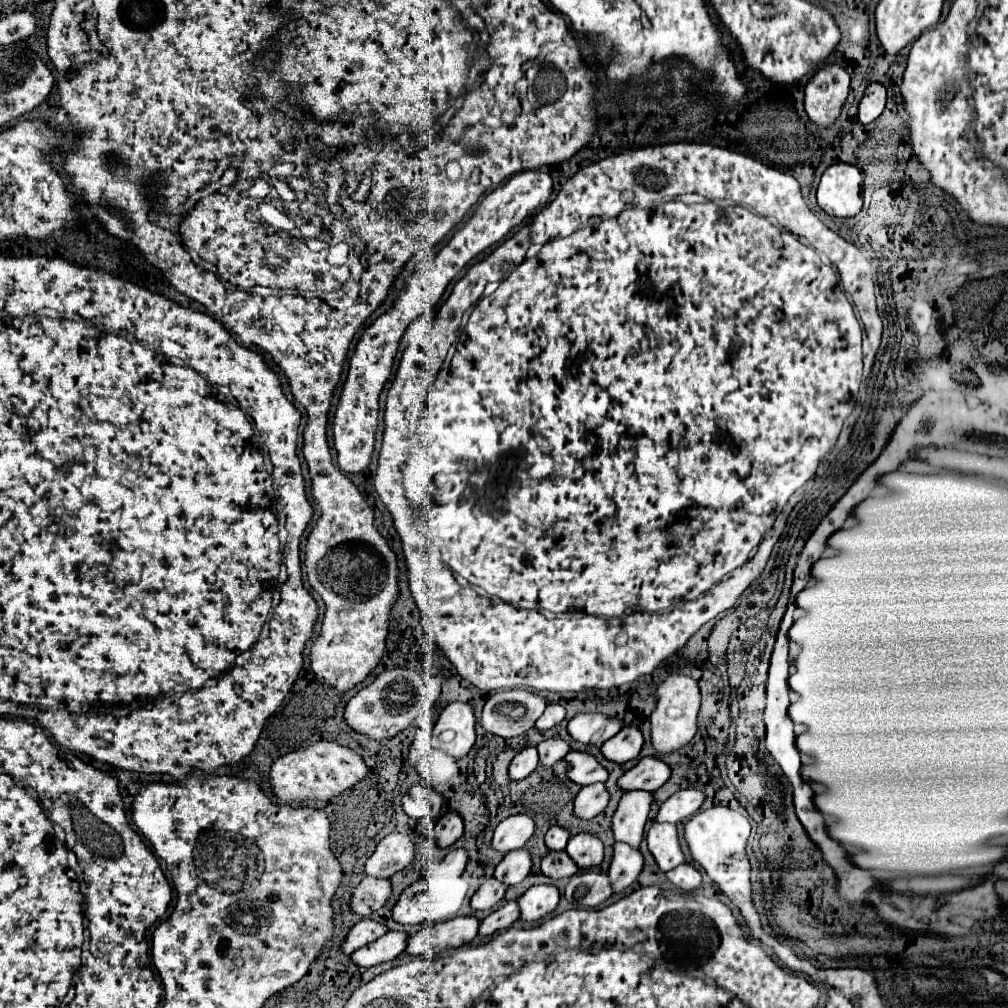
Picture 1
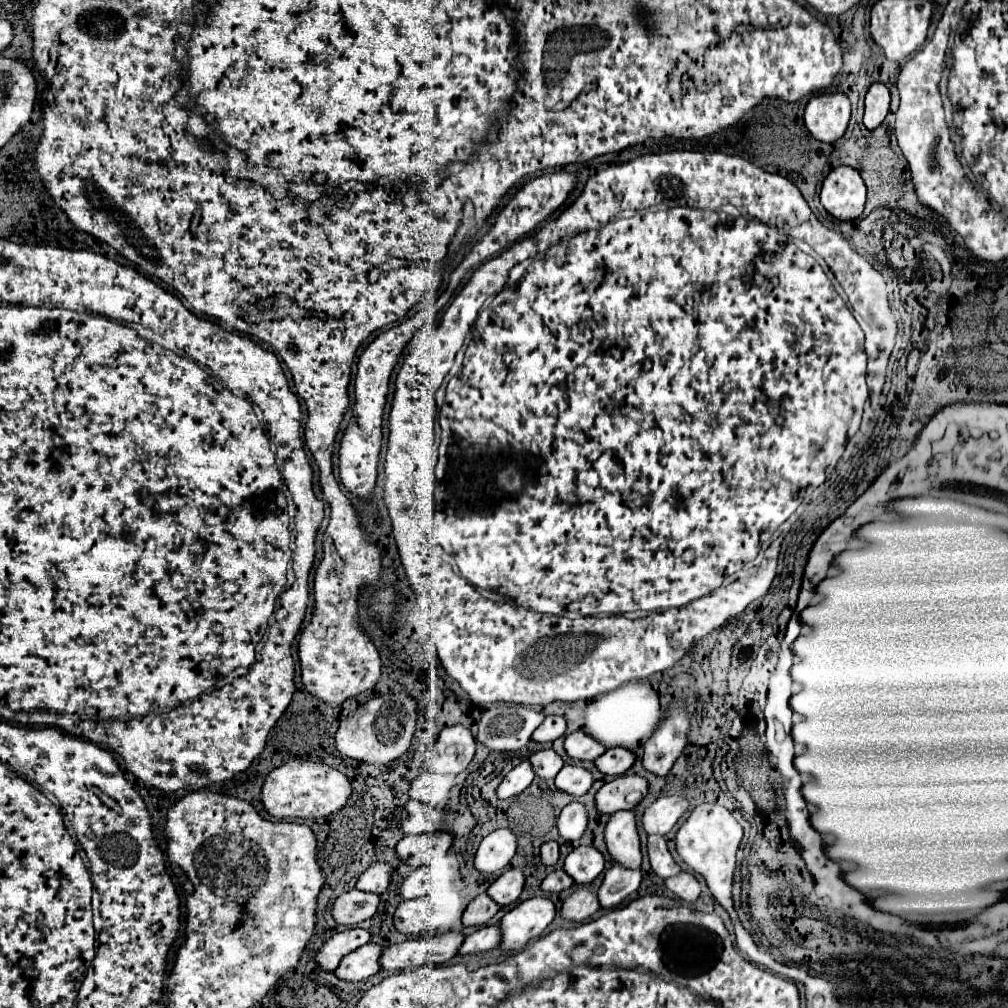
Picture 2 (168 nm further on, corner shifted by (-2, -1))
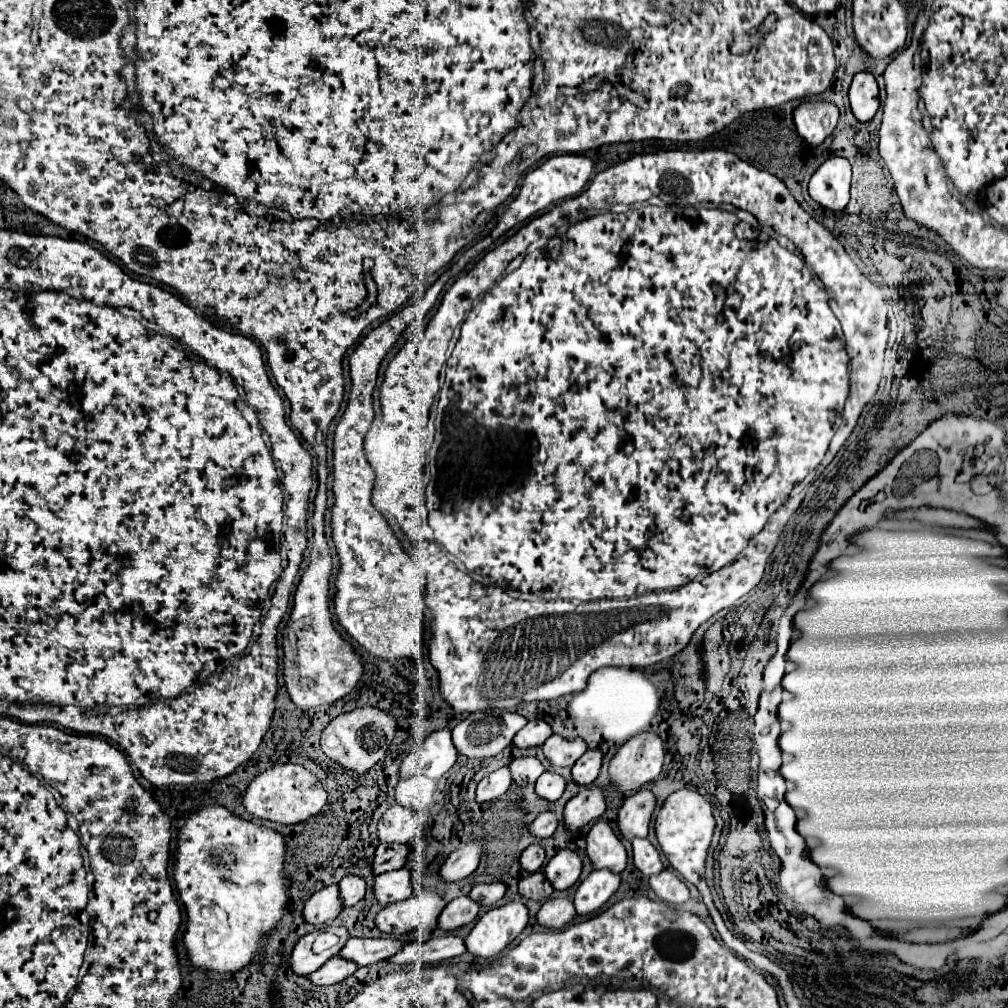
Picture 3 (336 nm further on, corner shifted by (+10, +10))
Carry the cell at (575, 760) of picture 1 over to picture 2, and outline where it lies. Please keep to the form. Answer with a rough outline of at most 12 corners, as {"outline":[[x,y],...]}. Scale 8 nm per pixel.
{"outline":[[563,766],[555,786],[571,796],[583,796],[593,784],[581,766]]}

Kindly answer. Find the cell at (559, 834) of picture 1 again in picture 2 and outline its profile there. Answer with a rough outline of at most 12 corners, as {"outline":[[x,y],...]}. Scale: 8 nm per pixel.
{"outline":[[545,842],[541,846],[541,862],[555,866],[559,860],[559,844]]}

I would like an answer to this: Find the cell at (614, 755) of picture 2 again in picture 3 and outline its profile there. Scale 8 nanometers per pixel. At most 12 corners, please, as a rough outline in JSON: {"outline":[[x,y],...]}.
{"outline":[[587,749],[571,773],[579,785],[591,785],[603,765],[601,749]]}

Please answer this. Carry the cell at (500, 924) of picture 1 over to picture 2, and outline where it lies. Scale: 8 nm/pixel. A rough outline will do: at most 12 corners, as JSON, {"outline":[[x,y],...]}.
{"outline":[[499,928],[465,936],[459,956],[487,952],[499,944]]}

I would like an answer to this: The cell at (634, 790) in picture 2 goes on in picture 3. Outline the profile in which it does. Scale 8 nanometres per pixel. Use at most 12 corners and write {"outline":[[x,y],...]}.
{"outline":[[581,787],[565,805],[569,831],[597,821],[607,809],[601,787]]}

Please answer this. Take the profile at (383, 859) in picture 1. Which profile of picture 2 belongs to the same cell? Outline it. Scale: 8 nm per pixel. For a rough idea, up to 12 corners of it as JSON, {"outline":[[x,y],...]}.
{"outline":[[377,862],[359,876],[355,888],[383,894],[391,868]]}

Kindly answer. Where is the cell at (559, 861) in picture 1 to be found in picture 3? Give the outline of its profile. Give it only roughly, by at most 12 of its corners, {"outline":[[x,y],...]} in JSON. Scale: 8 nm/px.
{"outline":[[541,871],[519,881],[519,893],[541,901],[553,893],[553,885]]}

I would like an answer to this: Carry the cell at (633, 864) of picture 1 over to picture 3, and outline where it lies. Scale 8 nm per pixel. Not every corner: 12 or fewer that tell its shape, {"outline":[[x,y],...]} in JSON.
{"outline":[[595,869],[575,891],[579,915],[599,911],[621,875]]}

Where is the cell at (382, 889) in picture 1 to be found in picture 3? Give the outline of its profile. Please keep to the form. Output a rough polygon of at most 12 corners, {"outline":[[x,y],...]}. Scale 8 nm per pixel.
{"outline":[[339,887],[313,893],[305,901],[307,923],[323,925],[343,909]]}

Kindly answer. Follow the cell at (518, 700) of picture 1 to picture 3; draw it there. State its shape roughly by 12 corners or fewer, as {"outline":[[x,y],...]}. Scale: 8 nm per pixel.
{"outline":[[469,713],[453,729],[465,757],[495,757],[527,723],[519,713]]}

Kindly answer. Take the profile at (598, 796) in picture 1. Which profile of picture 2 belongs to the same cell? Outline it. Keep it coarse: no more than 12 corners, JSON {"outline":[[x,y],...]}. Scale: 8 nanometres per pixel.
{"outline":[[579,802],[557,816],[559,836],[579,840],[587,828],[587,812]]}

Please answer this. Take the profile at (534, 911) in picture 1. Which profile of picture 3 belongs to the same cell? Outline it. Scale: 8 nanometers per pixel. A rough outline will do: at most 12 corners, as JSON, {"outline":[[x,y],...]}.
{"outline":[[523,901],[479,917],[465,937],[475,957],[495,957],[529,923]]}

